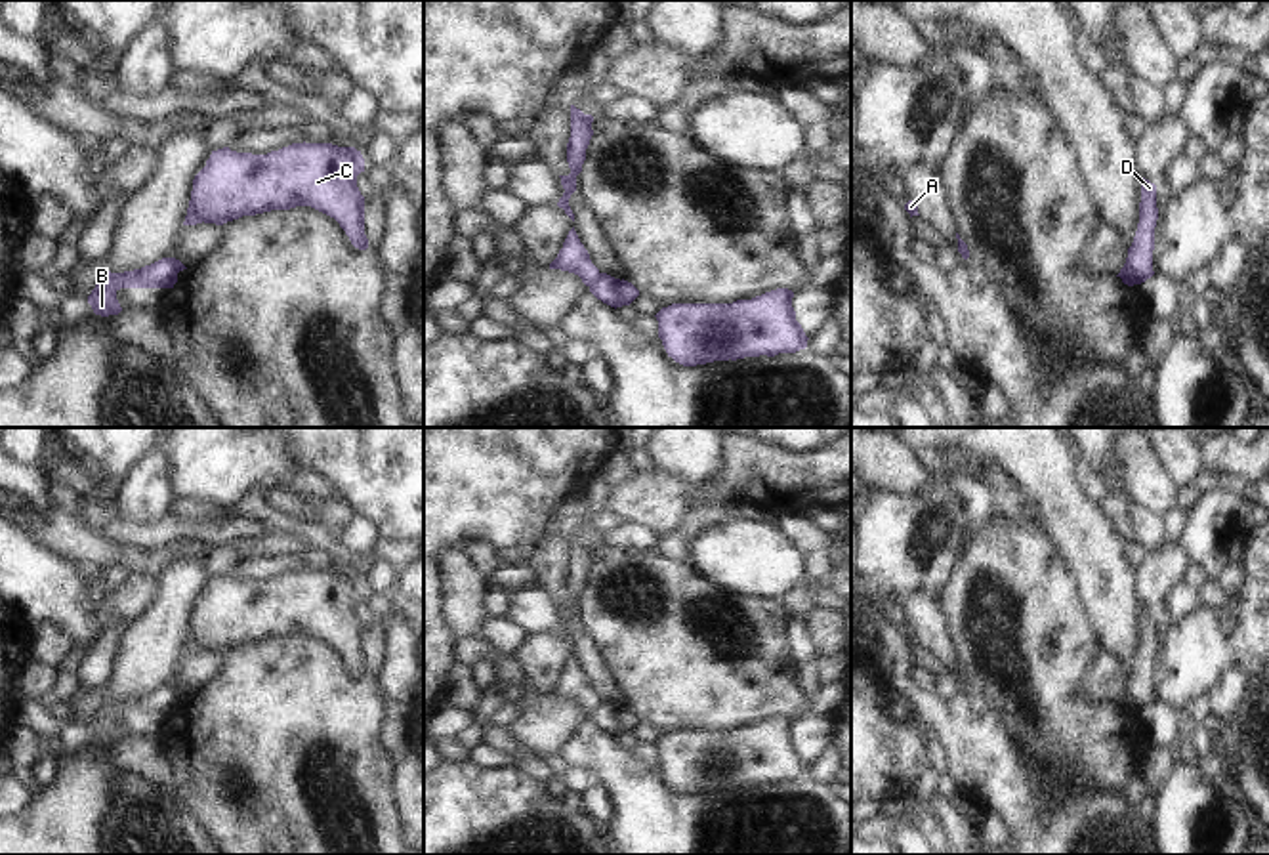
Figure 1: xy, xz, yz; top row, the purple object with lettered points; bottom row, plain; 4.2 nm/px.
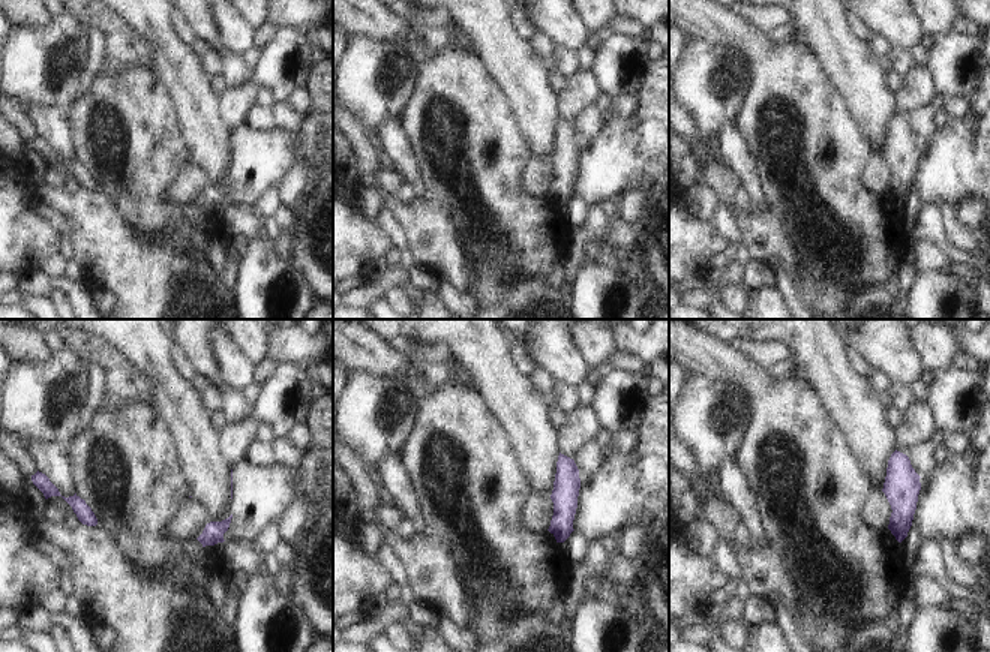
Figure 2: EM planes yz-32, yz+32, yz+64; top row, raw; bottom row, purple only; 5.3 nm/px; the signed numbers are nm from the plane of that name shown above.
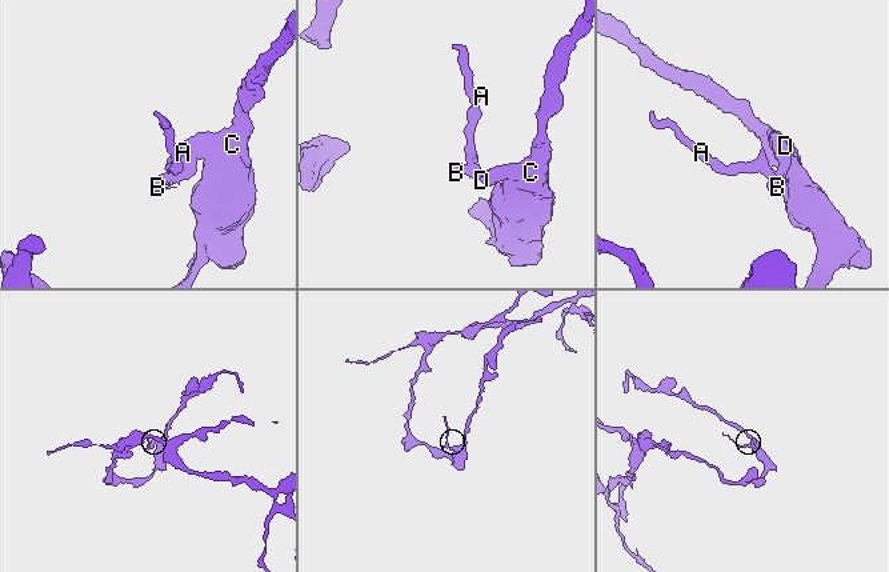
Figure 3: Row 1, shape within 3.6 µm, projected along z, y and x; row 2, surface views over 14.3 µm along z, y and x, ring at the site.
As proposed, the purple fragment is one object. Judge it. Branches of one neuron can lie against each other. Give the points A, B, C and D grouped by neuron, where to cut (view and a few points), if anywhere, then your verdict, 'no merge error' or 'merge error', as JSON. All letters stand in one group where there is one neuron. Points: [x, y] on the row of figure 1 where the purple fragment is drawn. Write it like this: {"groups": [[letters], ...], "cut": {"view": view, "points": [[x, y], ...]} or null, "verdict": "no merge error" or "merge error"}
{"groups": [["A", "B"], ["C", "D"]], "cut": {"view": "yz", "points": [[1124, 266], [1138, 283]]}, "verdict": "merge error"}

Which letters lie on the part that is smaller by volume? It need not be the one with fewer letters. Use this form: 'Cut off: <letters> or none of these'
Cut off: A, B

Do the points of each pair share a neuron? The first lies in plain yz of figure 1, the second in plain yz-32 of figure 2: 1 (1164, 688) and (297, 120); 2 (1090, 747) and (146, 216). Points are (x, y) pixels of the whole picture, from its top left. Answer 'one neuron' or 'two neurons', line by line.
1: two neurons
2: one neuron

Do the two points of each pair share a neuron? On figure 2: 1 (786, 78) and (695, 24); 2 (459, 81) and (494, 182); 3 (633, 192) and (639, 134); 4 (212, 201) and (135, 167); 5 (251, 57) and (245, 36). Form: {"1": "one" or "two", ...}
{"1": "one", "2": "one", "3": "two", "4": "two", "5": "two"}

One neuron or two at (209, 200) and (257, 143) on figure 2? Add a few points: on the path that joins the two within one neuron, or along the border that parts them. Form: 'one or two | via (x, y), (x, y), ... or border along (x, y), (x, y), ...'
one | via (228, 200), (255, 176), (257, 162)

